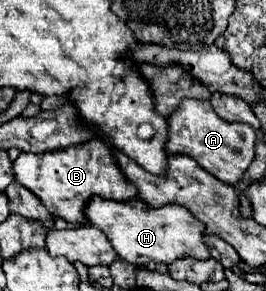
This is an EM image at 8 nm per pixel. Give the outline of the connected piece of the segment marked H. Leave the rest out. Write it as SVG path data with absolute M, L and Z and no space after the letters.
M95 196L87 204L85 214L89 216L87 220L91 226L107 234L109 242L113 244L121 260L127 260L131 264L147 264L147 262L171 264L187 256L193 260L211 258L209 246L205 244L205 226L183 206L153 208L139 198L133 198L129 202L115 202Z

